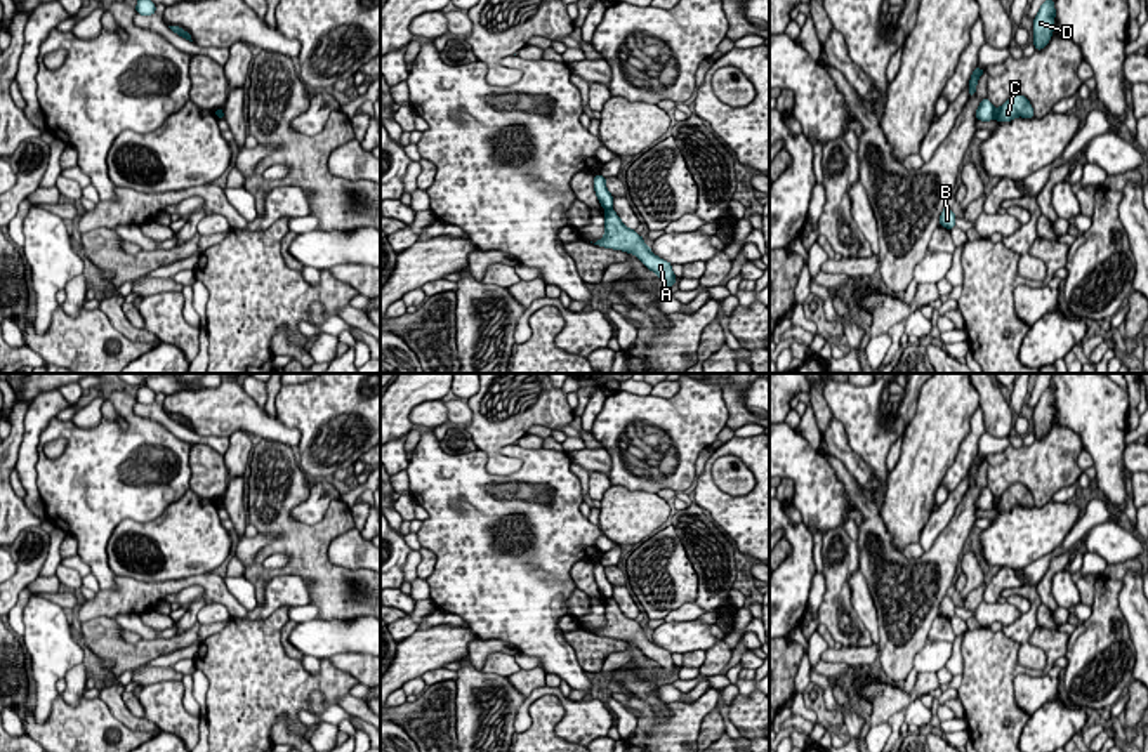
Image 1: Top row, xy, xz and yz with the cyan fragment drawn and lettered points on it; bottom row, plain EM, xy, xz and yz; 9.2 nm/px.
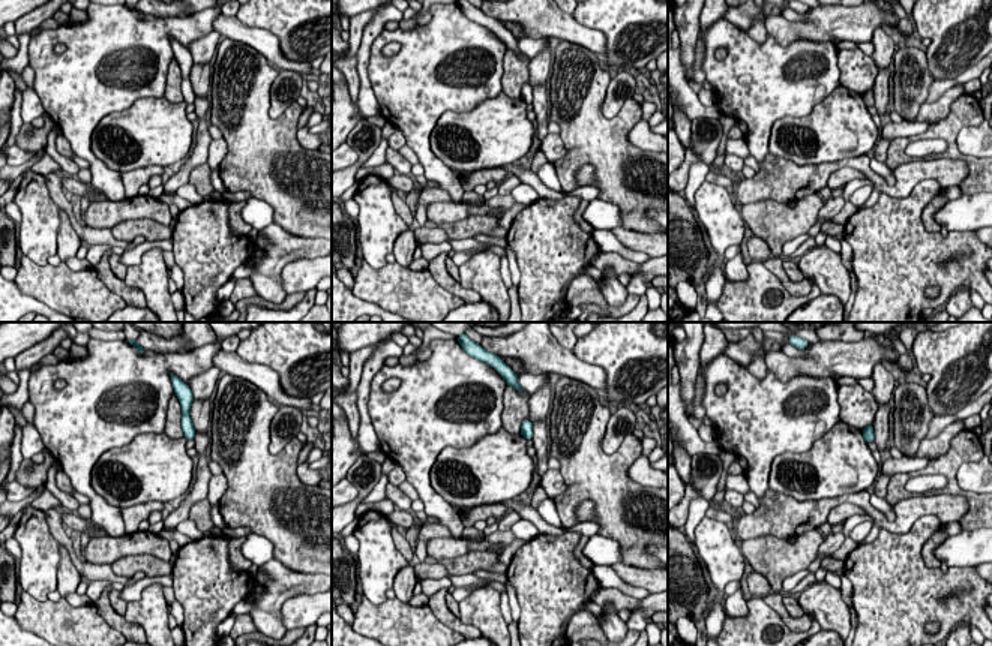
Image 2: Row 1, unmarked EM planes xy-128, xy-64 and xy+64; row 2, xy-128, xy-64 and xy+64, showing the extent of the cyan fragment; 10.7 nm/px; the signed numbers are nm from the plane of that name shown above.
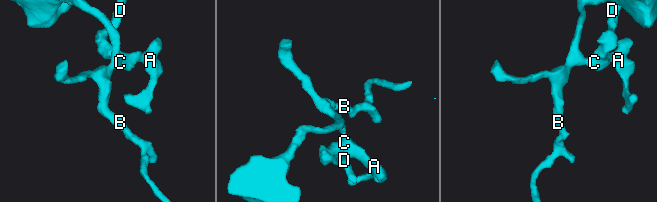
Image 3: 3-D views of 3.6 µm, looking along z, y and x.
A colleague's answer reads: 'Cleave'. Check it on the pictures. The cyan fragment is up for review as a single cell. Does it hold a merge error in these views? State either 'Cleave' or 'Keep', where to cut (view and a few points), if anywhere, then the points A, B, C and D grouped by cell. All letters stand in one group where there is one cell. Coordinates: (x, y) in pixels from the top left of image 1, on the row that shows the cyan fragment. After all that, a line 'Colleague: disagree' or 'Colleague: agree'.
Cleave. Split along yz (996, 110), (992, 117). Groups: A C D / B
Colleague: agree

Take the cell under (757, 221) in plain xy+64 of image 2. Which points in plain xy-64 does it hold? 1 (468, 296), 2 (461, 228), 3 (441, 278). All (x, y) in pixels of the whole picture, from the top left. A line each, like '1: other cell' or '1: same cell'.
1: same cell
2: same cell
3: same cell

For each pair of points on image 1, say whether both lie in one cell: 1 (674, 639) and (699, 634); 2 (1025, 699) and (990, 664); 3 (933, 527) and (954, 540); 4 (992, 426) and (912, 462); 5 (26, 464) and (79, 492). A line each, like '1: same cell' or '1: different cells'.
1: same cell
2: different cells
3: different cells
4: different cells
5: different cells

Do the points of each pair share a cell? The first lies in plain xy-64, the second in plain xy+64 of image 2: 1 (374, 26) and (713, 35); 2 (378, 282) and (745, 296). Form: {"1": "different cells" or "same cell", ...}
{"1": "different cells", "2": "same cell"}

